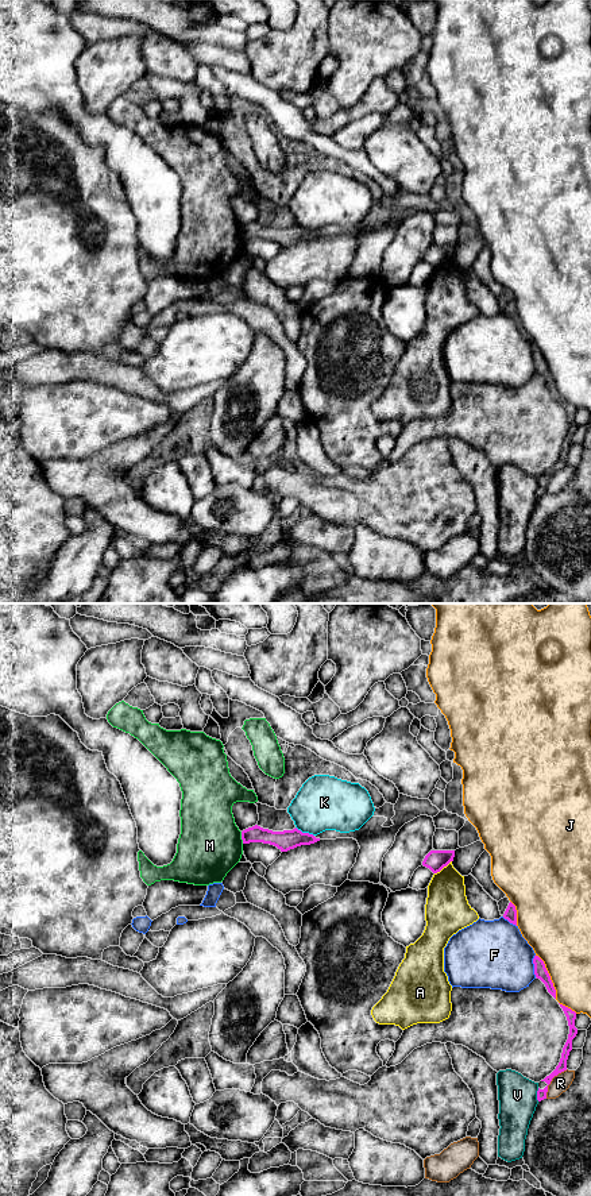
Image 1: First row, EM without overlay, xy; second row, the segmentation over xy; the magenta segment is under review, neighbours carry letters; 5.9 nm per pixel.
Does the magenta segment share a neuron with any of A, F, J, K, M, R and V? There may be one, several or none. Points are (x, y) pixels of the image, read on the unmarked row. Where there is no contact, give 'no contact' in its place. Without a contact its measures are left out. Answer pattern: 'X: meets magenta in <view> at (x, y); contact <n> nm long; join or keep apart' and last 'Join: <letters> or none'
A: meets magenta in xy at (443, 262); contact 130 nm long; keep apart
F: meets magenta in xy at (535, 361); contact 140 nm long; keep apart
J: meets magenta in xy at (549, 371); contact 300 nm long; keep apart
K: meets magenta in xy at (305, 228); contact 130 nm long; keep apart
M: meets magenta in xy at (242, 232); contact 70 nm long; keep apart
R: meets magenta in xy at (551, 475); contact 220 nm long; keep apart
V: meets magenta in xy at (537, 490); contact 80 nm long; keep apart
Join: none

